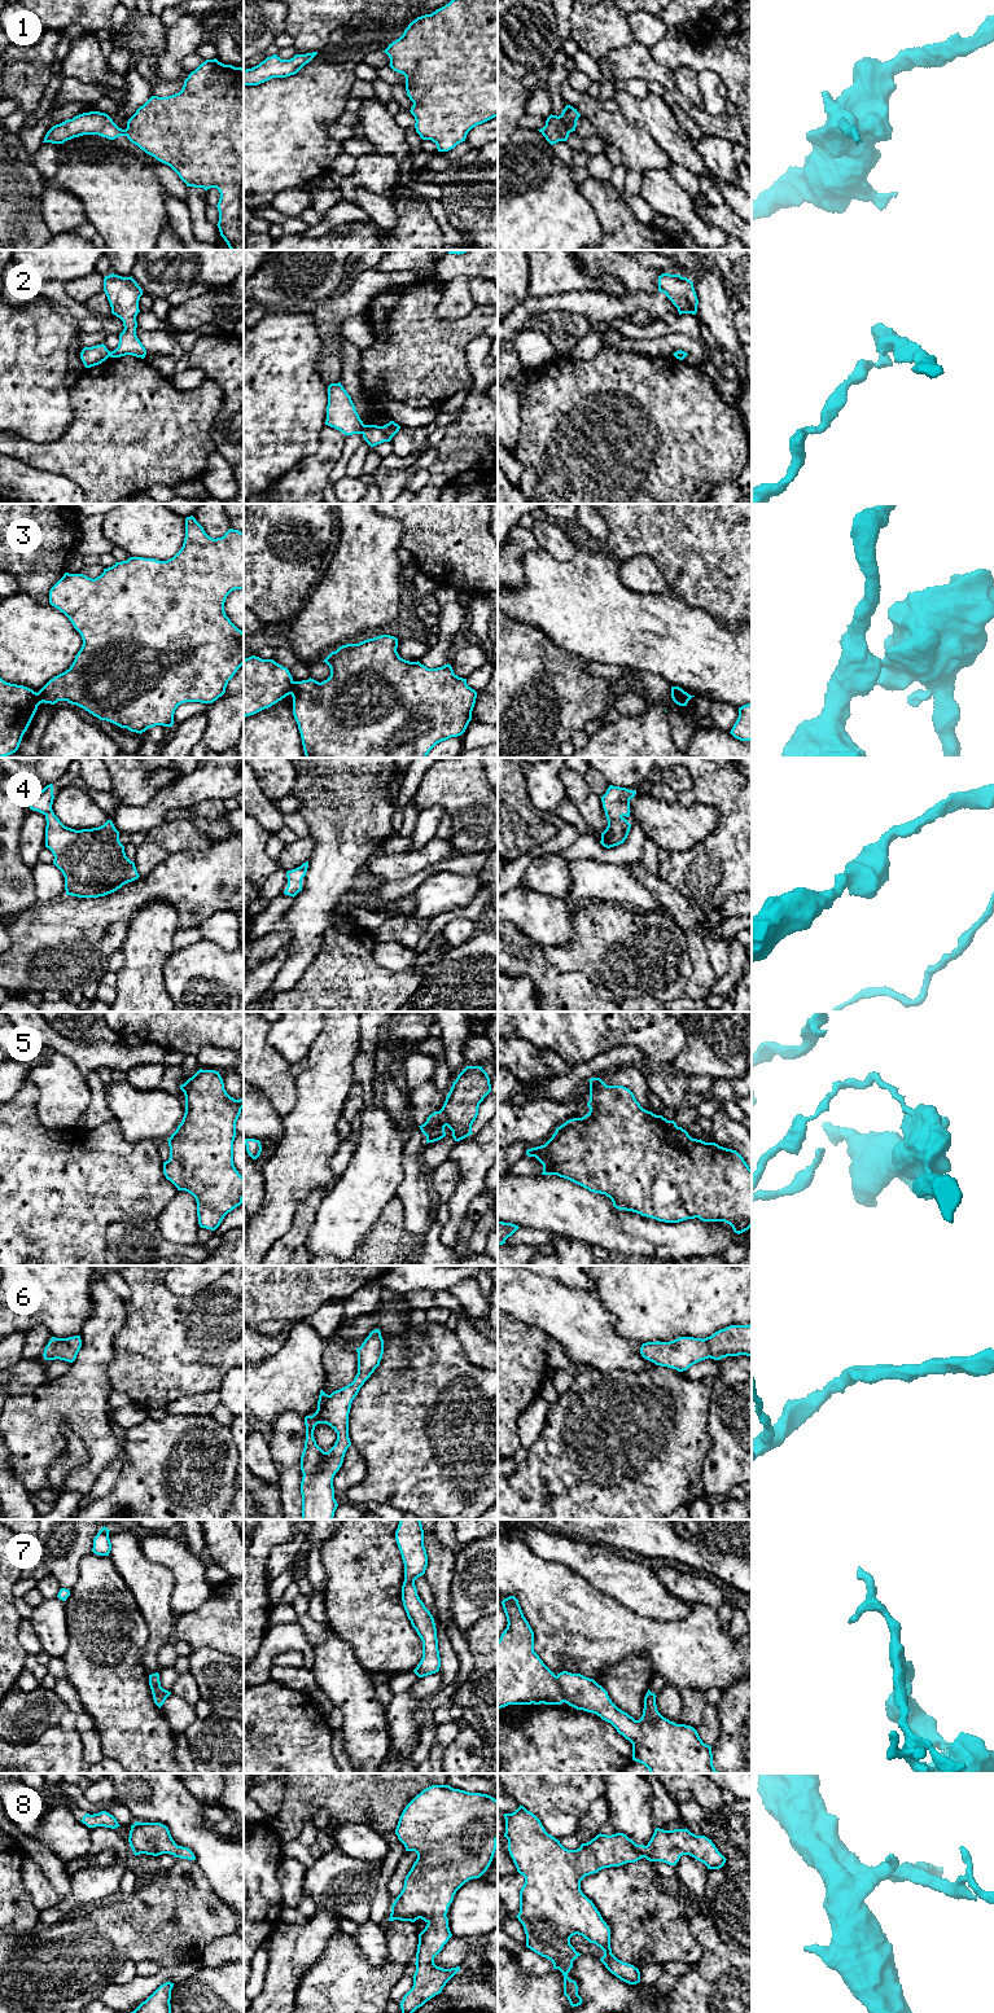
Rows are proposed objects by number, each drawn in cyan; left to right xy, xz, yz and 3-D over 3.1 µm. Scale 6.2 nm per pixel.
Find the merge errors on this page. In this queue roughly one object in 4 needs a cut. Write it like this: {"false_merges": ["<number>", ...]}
{"false_merges": ["1", "2", "3", "5"]}

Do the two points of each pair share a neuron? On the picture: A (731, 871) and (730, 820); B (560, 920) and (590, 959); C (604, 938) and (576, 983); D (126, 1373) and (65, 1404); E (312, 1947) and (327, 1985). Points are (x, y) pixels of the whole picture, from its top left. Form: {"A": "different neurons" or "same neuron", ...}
{"A": "same neuron", "B": "different neurons", "C": "different neurons", "D": "different neurons", "E": "different neurons"}

